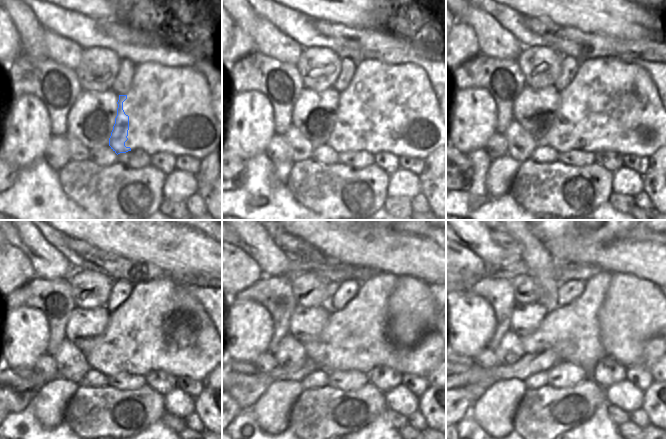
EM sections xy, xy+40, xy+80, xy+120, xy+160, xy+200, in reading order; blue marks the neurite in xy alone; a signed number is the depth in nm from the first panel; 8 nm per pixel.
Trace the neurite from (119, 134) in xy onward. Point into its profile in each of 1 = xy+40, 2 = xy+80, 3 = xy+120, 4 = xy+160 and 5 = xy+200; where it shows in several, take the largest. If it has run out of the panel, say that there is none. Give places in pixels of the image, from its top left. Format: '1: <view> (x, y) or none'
1: xy+40 (338, 140)
2: xy+80 (558, 137)
3: xy+120 (108, 360)
4: xy+160 (251, 387)
5: xy+200 (476, 379)

